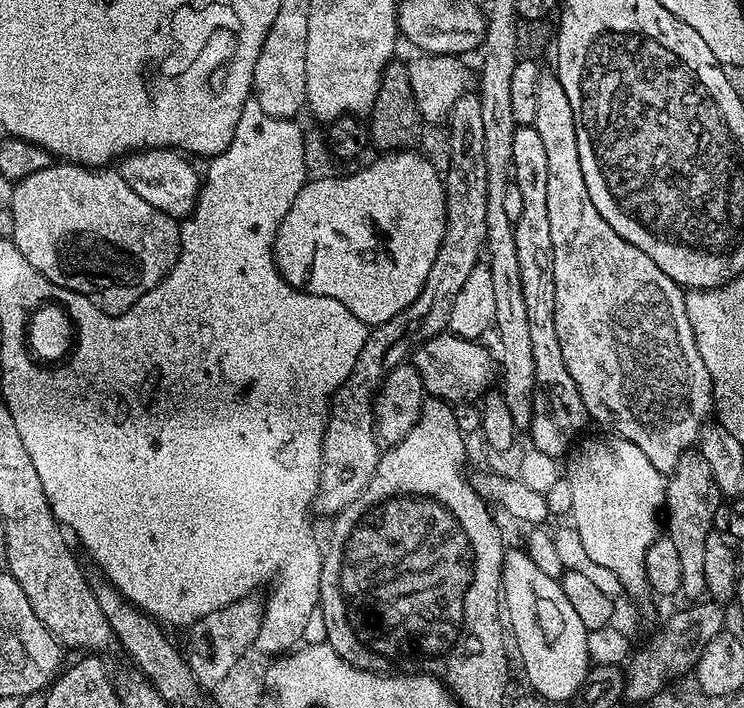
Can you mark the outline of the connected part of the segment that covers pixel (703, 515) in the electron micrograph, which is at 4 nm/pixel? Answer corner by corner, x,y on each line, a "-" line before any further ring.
689,450
678,462
666,480
664,507
666,509
666,534
678,549
682,565
682,586
680,592
696,600
705,595
705,547
706,538
713,532
716,511
720,508
722,497
718,486
712,480
710,466
702,458
699,450

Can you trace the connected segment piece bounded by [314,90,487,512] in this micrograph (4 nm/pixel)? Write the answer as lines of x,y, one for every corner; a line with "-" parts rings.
475,91
465,92
458,102
454,102
446,122
446,135
450,160
442,176
446,198
444,241
438,250
438,258
434,258
434,266
430,266
430,274
426,274
426,282
418,298
394,314
394,318
375,325
369,331
369,341
364,352
361,352
355,375
337,397
332,397
332,407
328,410
322,438
320,485
314,501
314,506
324,512
341,512
350,506
350,502
354,502
354,498
366,490
370,478
374,478
382,450
372,442
371,388
376,386
376,381
396,360
408,360
414,346
448,332
450,310
454,310
454,302
458,294
462,294
462,285
466,278
470,278
470,270
481,263
486,248
486,139
482,128
480,97

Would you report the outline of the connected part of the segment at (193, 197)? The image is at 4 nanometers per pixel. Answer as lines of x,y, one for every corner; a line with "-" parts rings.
145,148
123,157
118,171
126,186
130,186
138,198
150,202
154,210
162,210
162,214
173,218
187,218
196,208
202,187
201,173
200,176
196,173
191,162
185,153
174,148

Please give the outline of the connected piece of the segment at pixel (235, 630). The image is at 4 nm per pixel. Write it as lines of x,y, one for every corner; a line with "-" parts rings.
249,594
243,600
235,600
233,604
227,604
225,608
214,610
201,620
194,621
187,629
186,659
201,689
212,690
233,668
234,662
255,645
265,611
261,601
256,601
256,598
255,595

